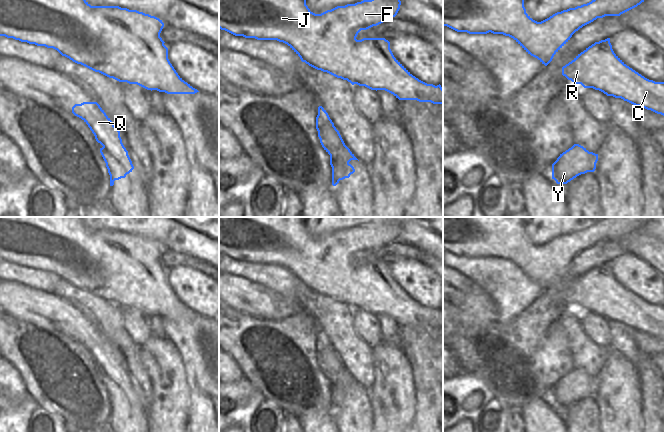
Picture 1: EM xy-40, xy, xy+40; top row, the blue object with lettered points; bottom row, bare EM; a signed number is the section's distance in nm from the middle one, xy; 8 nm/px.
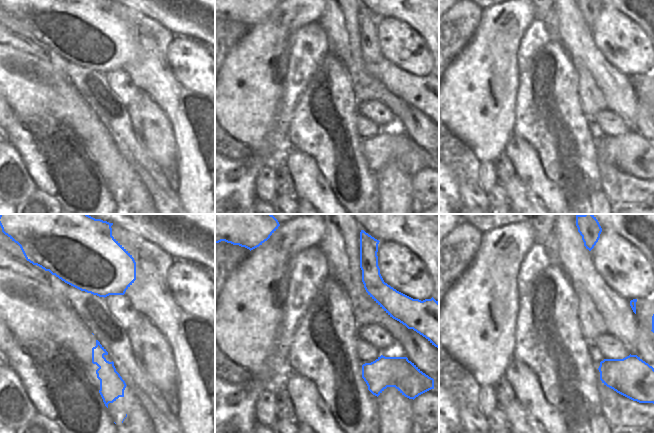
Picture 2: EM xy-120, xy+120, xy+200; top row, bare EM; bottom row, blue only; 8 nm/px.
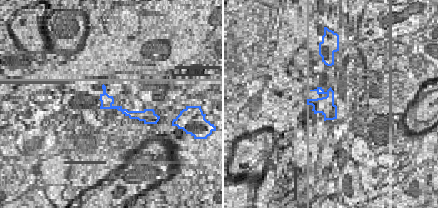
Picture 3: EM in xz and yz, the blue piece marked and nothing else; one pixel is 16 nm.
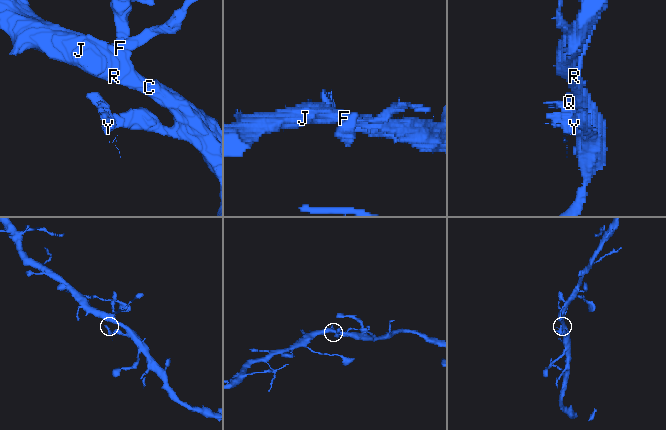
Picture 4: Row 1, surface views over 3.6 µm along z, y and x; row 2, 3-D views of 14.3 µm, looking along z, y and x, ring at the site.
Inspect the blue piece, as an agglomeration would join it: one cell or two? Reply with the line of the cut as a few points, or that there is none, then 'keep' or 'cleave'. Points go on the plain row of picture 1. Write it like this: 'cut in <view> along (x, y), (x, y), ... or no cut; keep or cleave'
cut in xy along (346, 370), (339, 374), (330, 384); cleave

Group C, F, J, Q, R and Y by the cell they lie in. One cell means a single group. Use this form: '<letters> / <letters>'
C F J R Y / Q

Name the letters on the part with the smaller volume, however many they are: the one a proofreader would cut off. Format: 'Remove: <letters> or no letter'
Remove: Q

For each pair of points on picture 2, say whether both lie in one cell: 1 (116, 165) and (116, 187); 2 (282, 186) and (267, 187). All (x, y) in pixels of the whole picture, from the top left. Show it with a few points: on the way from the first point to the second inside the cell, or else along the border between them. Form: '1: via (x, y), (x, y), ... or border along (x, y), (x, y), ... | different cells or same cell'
1: via (116, 170), (116, 182) | same cell
2: border along (273, 169), (278, 194) | different cells

